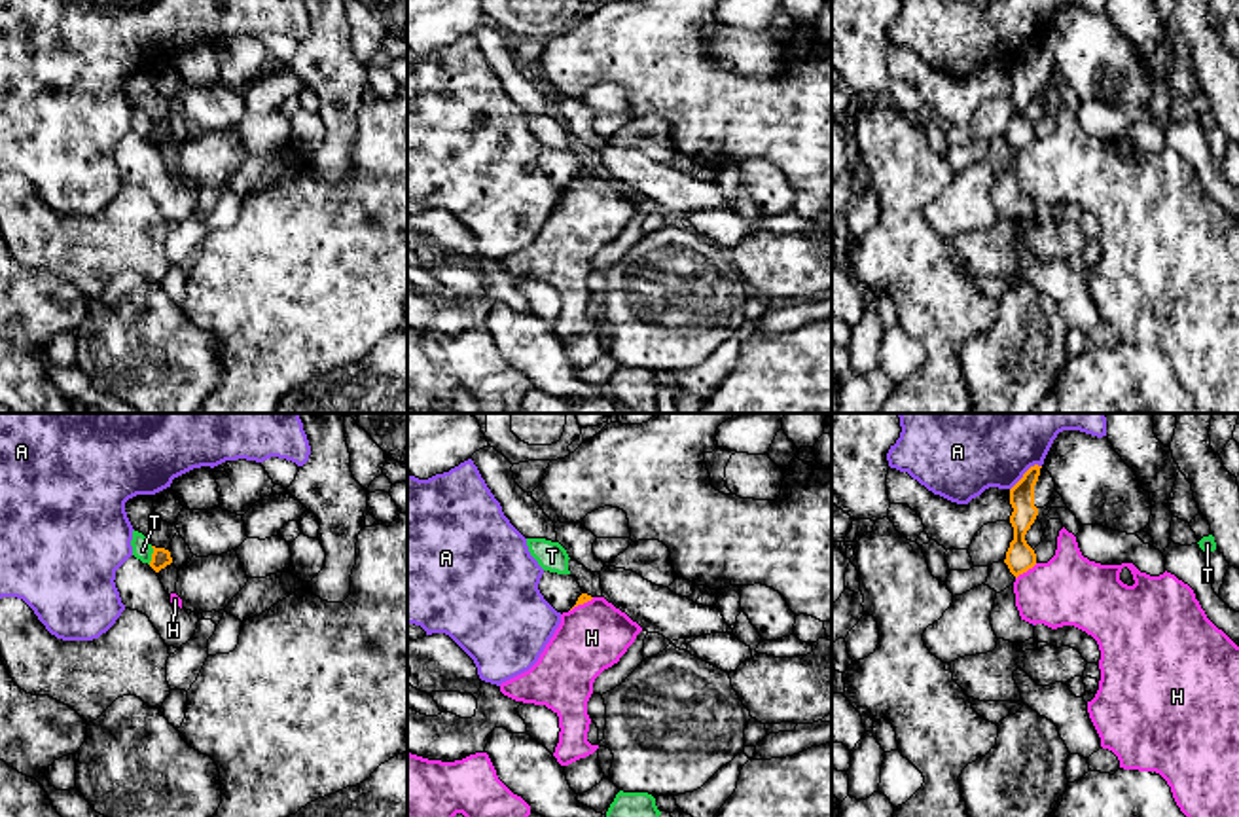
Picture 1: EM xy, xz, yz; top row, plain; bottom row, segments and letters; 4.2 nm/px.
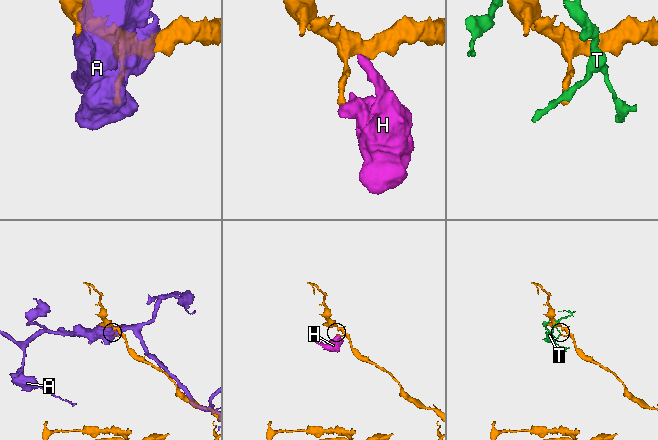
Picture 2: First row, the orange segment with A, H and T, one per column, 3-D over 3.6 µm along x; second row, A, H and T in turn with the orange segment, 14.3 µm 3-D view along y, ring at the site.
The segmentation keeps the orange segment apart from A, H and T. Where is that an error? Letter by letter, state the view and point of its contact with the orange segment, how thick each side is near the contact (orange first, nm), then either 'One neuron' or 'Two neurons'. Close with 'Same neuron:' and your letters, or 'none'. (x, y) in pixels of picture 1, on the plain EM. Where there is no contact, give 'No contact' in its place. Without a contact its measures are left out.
A: Touches orange at yz (1023, 50). Thickness 110 nm (orange) against 300 nm. Two neurons
H: Touches orange at yz (1025, 146). Thickness 120 nm (orange) against 300 nm. Two neurons
T: Touches orange at xy (152, 131). Thickness 80 nm (orange) against 90 nm. Two neurons
Same neuron: none

